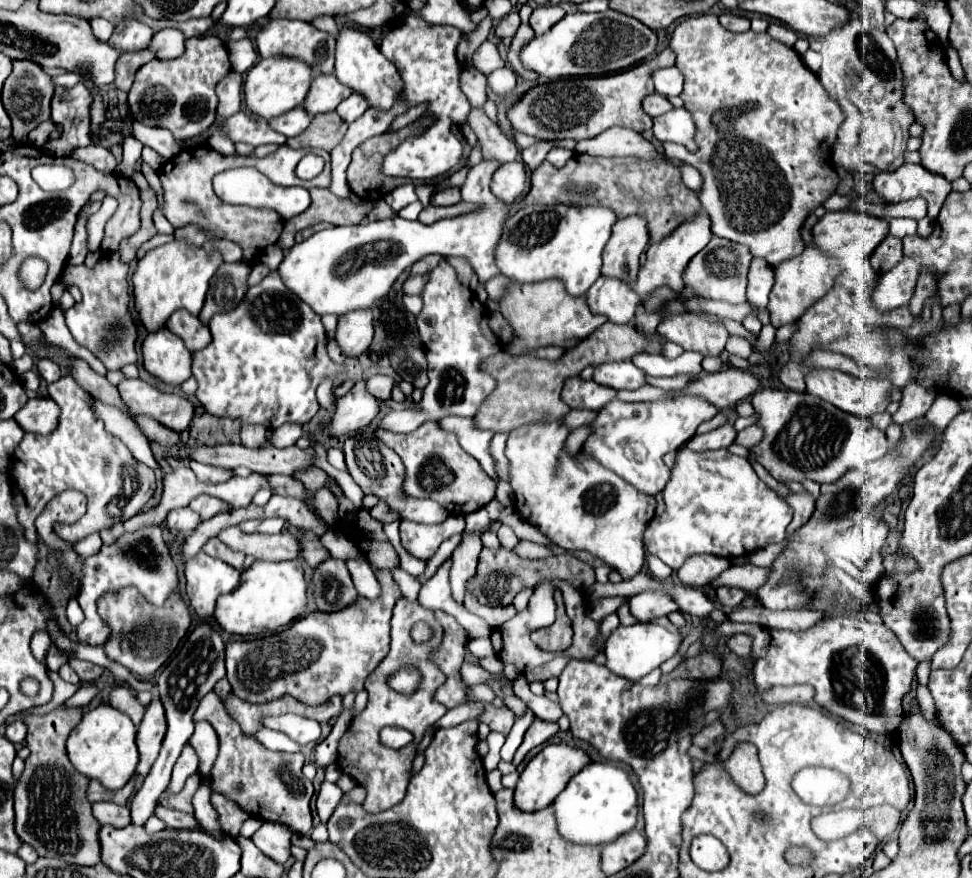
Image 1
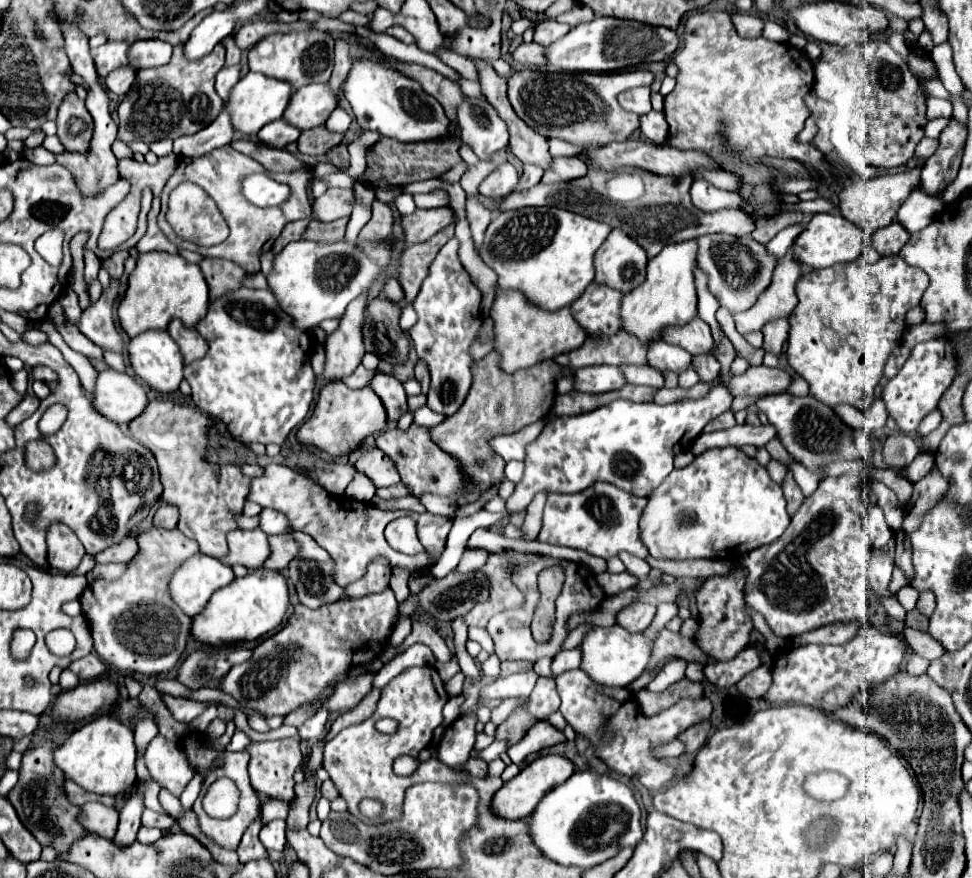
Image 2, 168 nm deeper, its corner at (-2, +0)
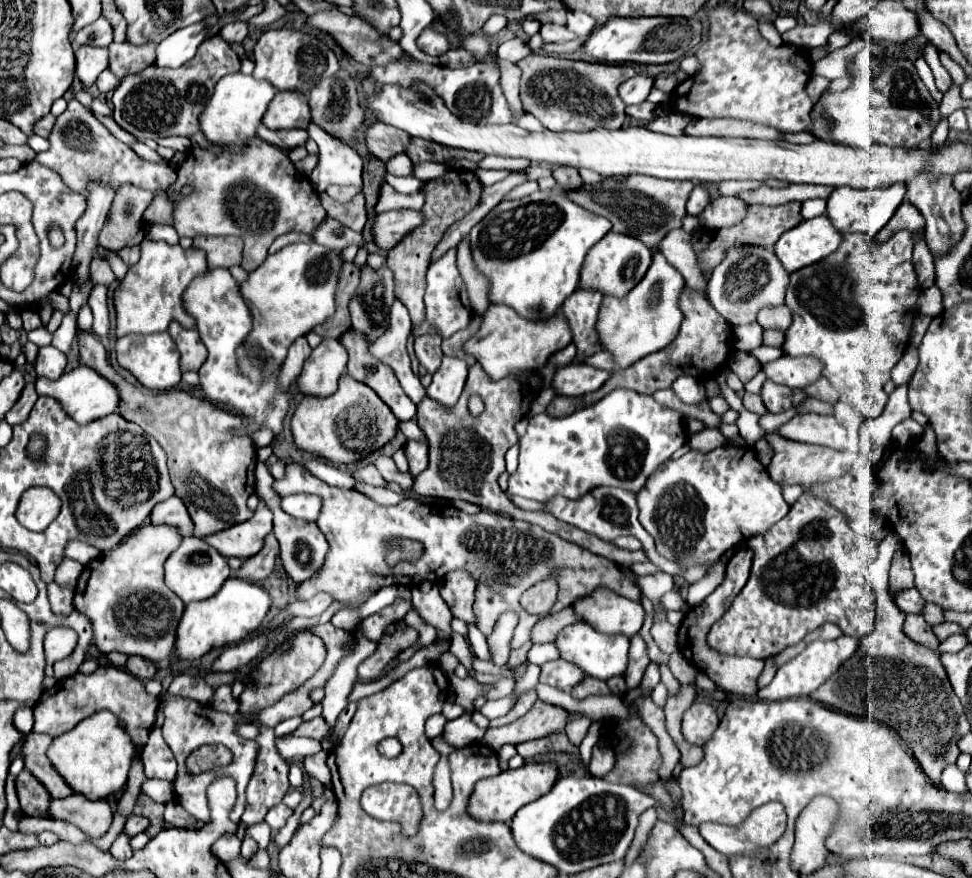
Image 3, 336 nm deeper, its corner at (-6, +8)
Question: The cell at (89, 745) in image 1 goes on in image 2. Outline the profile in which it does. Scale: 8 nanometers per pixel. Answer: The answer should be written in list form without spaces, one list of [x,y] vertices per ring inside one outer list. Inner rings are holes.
[[[103,715],[79,727],[63,745],[59,745],[55,751],[55,763],[85,791],[99,795],[119,795],[137,783],[135,755],[137,747],[133,743],[133,729],[111,715]]]

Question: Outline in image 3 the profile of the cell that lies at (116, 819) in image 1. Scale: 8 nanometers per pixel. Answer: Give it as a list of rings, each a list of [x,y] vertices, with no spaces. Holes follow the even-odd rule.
[[[69,795],[67,799],[51,799],[51,807],[47,809],[47,817],[69,821],[75,827],[79,827],[87,837],[101,837],[103,833],[107,833],[111,821],[113,821],[113,813],[111,813],[111,807],[107,801],[103,801],[103,799],[89,801],[83,795]]]

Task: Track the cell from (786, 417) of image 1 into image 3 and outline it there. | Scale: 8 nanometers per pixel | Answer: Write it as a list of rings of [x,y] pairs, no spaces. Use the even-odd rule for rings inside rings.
[[[769,379],[761,387],[761,399],[771,413],[781,413],[791,409],[791,389],[771,383]]]

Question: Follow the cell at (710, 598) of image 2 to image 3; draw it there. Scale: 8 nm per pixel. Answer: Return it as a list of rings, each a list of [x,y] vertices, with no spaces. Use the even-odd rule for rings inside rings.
[[[741,547],[731,557],[731,561],[727,563],[727,573],[725,573],[723,583],[699,607],[693,607],[683,617],[683,623],[681,623],[679,631],[677,631],[677,645],[679,645],[681,655],[697,671],[703,671],[709,679],[713,679],[717,687],[725,689],[727,693],[735,693],[735,695],[743,695],[743,697],[753,697],[757,693],[757,677],[761,675],[765,663],[763,661],[757,661],[757,659],[749,659],[749,657],[727,657],[727,655],[719,655],[717,651],[711,651],[711,647],[707,645],[705,637],[707,637],[707,631],[711,629],[711,625],[727,611],[727,607],[731,607],[731,603],[733,603],[735,595],[739,595],[743,583],[747,583],[749,569],[751,569],[751,551],[747,551],[747,547]]]

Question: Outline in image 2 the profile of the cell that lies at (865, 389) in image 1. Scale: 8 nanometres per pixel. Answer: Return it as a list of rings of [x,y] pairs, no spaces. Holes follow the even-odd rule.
[[[899,255],[881,257],[873,265],[853,261],[803,273],[795,287],[799,305],[789,317],[791,329],[787,341],[787,363],[793,367],[797,375],[801,375],[809,383],[811,395],[821,399],[823,403],[831,407],[845,403],[861,411],[867,411],[873,405],[875,387],[883,377],[883,365],[891,349],[895,349],[903,339],[905,313],[919,305],[927,287],[927,273],[907,265]]]

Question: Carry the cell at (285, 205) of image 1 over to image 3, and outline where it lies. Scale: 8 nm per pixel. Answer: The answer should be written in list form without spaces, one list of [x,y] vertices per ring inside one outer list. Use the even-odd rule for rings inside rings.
[[[315,123],[307,129],[309,137],[319,145],[319,163],[315,167],[315,189],[323,193],[327,185],[355,185],[363,187],[363,161],[353,151],[339,143],[333,135],[325,135]]]

